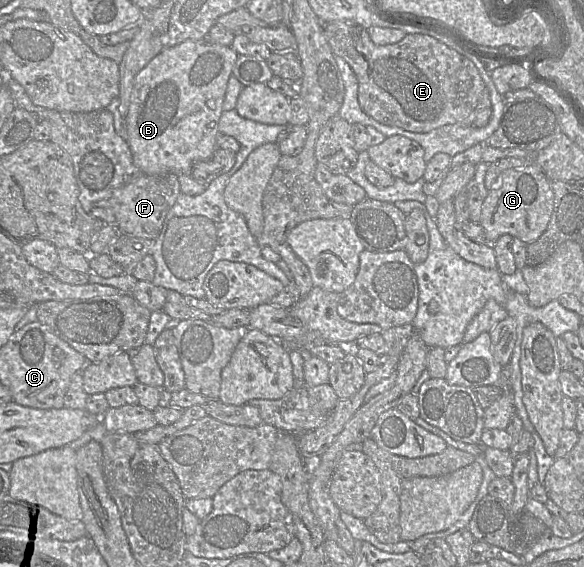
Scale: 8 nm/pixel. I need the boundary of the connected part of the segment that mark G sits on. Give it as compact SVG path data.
M531 163L525 168L507 169L498 176L483 201L480 224L491 245L503 234L529 244L536 241L547 229L553 208L551 181L536 163Z

